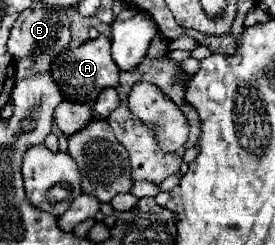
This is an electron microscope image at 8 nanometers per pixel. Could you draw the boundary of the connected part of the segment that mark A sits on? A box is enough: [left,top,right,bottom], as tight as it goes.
[49,36,119,106]

